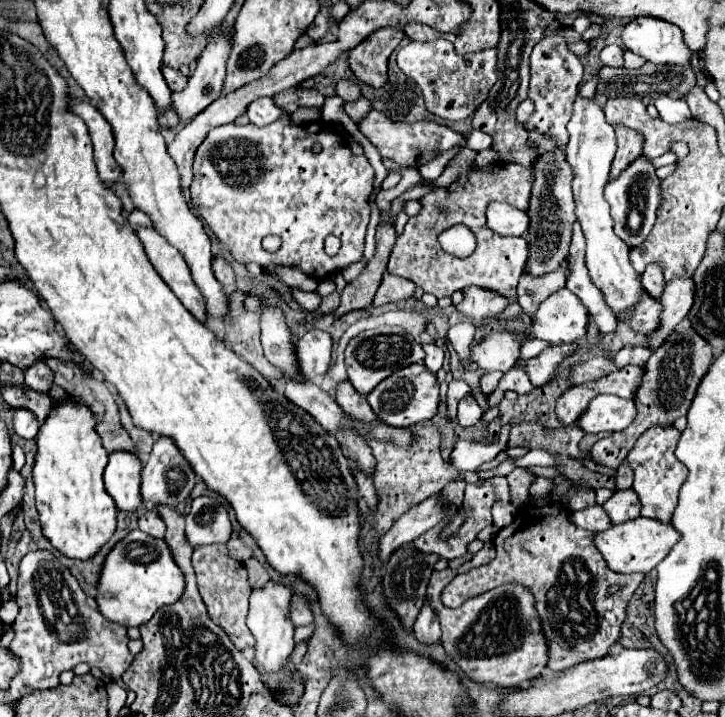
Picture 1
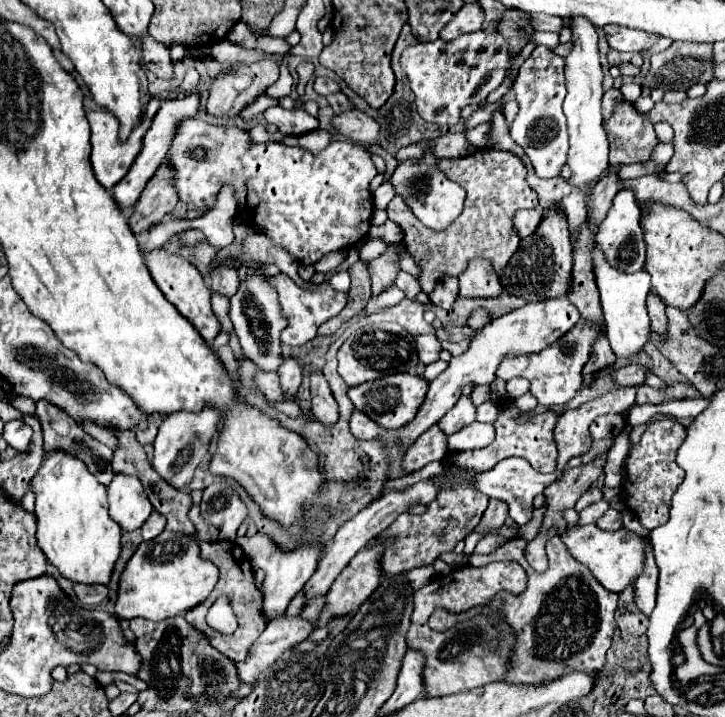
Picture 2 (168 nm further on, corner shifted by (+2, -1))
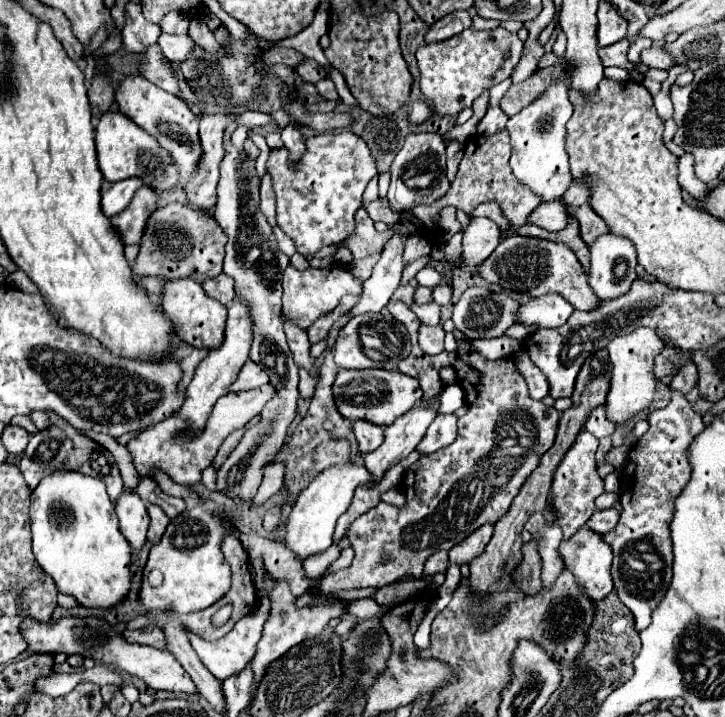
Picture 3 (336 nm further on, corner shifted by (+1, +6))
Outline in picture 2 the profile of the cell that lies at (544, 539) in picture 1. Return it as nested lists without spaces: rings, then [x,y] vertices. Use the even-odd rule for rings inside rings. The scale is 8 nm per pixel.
[[[551,537],[547,543],[549,569],[537,573],[529,569],[529,563],[523,555],[527,541],[509,539],[503,547],[489,555],[473,553],[469,566],[481,567],[494,561],[517,561],[529,577],[529,587],[521,595],[498,593],[487,605],[474,607],[460,614],[451,614],[437,609],[429,617],[429,627],[433,631],[447,631],[453,625],[473,618],[476,614],[488,613],[501,617],[515,631],[515,647],[511,647],[511,667],[507,669],[507,683],[515,685],[535,685],[547,683],[549,679],[563,677],[571,671],[599,671],[605,663],[605,653],[611,647],[611,637],[615,633],[615,607],[617,595],[605,591],[599,581],[577,563],[563,545],[561,537]]]

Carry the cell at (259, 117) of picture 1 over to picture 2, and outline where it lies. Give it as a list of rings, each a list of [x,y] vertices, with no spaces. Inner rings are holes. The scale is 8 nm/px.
[[[269,107],[265,113],[265,119],[279,127],[283,135],[305,135],[317,129],[317,119],[309,115],[305,109],[283,109],[283,107]]]

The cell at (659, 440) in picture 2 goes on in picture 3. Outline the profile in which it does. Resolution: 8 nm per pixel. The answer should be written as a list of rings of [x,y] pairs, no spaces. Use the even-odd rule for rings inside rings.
[[[670,390],[672,400],[666,408],[654,410],[648,414],[648,432],[634,444],[628,456],[628,466],[624,468],[624,476],[620,482],[620,504],[622,504],[622,516],[616,528],[608,534],[604,534],[604,540],[612,546],[614,550],[614,562],[612,562],[612,576],[616,584],[616,592],[620,600],[632,610],[636,618],[636,628],[644,630],[650,624],[652,610],[660,602],[660,596],[668,590],[668,580],[672,578],[672,544],[668,540],[668,520],[672,518],[672,508],[674,508],[674,498],[682,492],[686,482],[690,480],[690,464],[686,460],[686,448],[688,442],[696,436],[696,432],[702,432],[704,422],[702,416],[696,414],[686,396],[680,394],[678,390]]]

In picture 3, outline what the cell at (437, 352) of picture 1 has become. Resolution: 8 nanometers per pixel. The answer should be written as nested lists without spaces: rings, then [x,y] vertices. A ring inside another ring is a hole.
[[[422,324],[418,330],[420,348],[426,354],[440,354],[444,350],[444,330],[442,326],[426,326]]]

